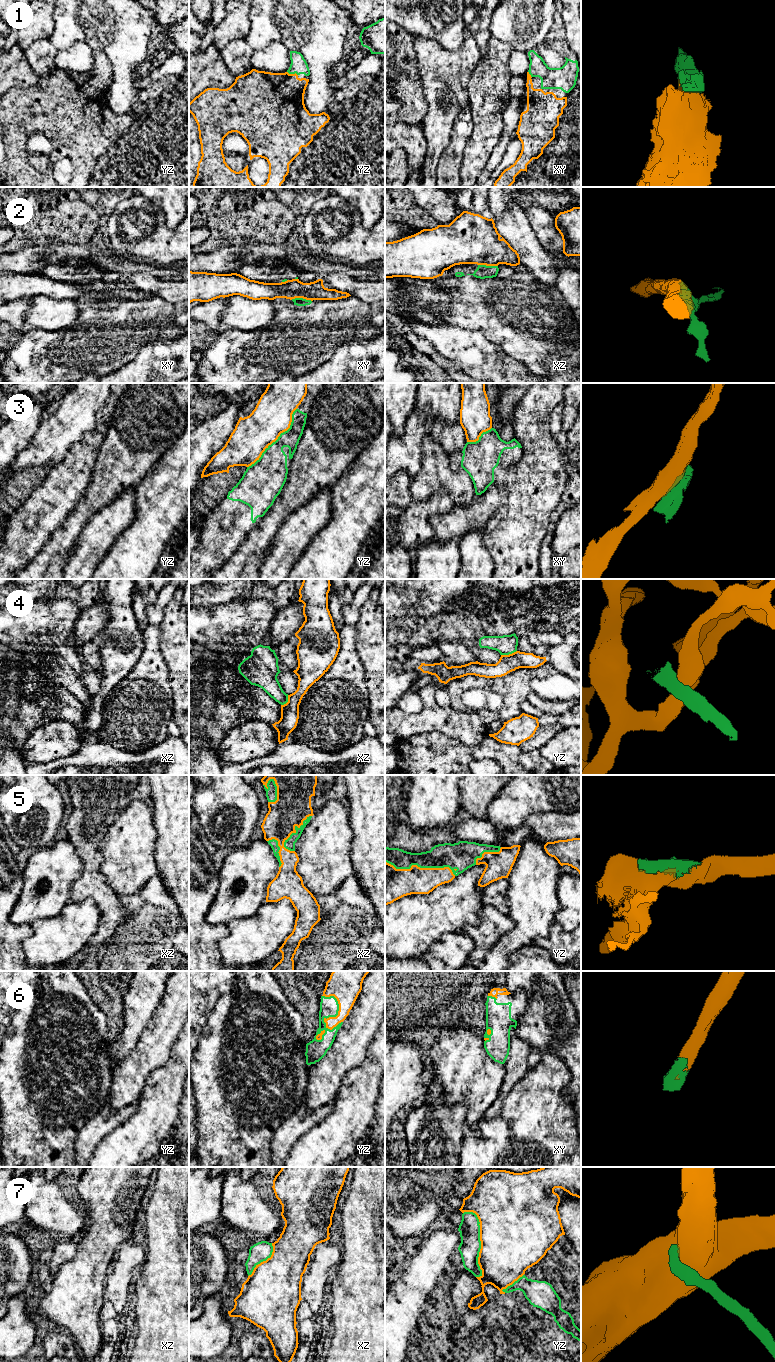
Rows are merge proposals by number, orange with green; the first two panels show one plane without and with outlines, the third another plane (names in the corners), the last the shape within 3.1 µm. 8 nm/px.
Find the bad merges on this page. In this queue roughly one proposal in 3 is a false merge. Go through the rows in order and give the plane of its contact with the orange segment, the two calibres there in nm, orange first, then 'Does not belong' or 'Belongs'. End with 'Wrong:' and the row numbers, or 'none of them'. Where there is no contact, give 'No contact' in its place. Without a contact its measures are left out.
1: Touches orange in yz. Thickness 440 nm (orange) against 130 nm. Belongs
2: Touches orange in xy. Thickness 160 nm (orange) against 60 nm. Does not belong
3: Touches orange in yz. Thickness 300 nm (orange) against 260 nm. Does not belong
4: Touches orange in yz. Thickness 140 nm (orange) against 160 nm. Does not belong
5: Touches orange in yz. Thickness 240 nm (orange) against 190 nm. Belongs
6: Touches orange in yz. Thickness 280 nm (orange) against 160 nm. Belongs
7: Touches orange in yz. Thickness 500 nm (orange) against 170 nm. Does not belong
Wrong: 2, 3, 4, 7

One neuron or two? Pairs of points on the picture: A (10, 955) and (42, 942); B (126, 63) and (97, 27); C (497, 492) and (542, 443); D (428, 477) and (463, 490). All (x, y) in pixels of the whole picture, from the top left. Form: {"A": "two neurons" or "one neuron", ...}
{"A": "two neurons", "B": "one neuron", "C": "two neurons", "D": "one neuron"}

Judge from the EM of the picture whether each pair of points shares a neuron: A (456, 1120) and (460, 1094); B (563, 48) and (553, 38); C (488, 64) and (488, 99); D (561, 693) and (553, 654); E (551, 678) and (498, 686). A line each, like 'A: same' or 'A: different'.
A: different
B: same
C: same
D: different
E: same

